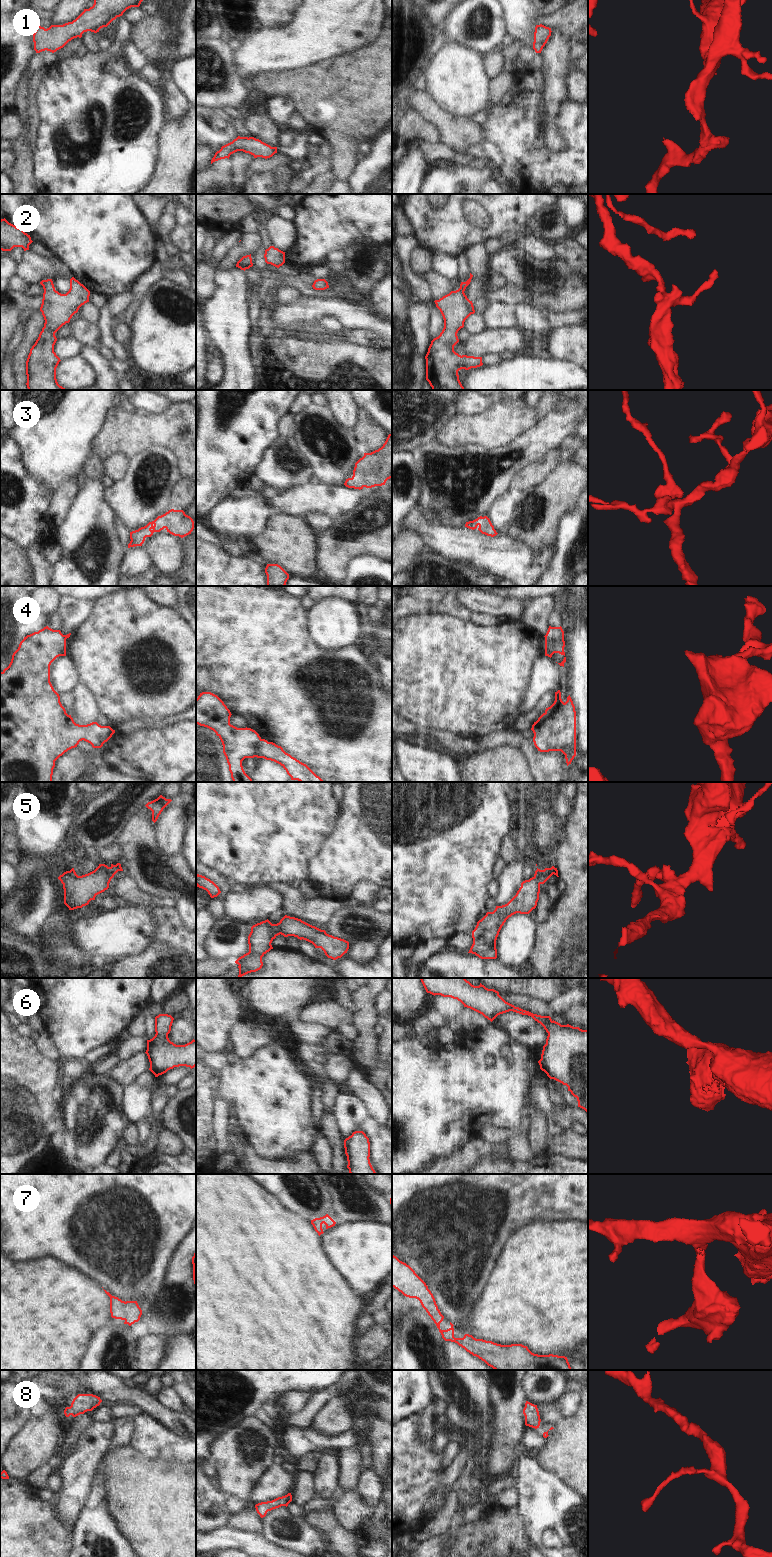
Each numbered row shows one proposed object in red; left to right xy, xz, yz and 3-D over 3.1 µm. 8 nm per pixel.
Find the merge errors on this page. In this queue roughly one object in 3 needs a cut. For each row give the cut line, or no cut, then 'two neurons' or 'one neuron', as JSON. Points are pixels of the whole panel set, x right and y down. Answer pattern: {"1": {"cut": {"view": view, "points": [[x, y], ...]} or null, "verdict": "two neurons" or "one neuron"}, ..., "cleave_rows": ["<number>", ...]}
{"1": {"cut": null, "verdict": "one neuron"}, "2": {"cut": null, "verdict": "one neuron"}, "3": {"cut": null, "verdict": "one neuron"}, "4": {"cut": {"view": "yz", "points": [[545, 638], [555, 647], [563, 650]]}, "verdict": "two neurons"}, "5": {"cut": null, "verdict": "one neuron"}, "6": {"cut": null, "verdict": "one neuron"}, "7": {"cut": null, "verdict": "one neuron"}, "8": {"cut": null, "verdict": "one neuron"}, "cleave_rows": ["4"]}

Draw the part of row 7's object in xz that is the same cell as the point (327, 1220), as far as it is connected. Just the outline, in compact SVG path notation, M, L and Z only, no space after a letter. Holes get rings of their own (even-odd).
M328 1214L323 1217L311 1220L311 1224L319 1236L324 1233L322 1229L323 1223L326 1225L326 1229L331 1228L336 1224L336 1222Z

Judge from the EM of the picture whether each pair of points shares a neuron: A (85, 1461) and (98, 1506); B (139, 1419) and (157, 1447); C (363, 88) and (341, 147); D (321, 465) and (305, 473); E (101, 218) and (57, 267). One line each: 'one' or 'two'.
A: two
B: one
C: one
D: two
E: two

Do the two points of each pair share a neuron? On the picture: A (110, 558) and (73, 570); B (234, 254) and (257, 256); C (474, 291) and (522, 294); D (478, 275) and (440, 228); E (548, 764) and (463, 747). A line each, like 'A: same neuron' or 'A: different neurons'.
A: same neuron
B: different neurons
C: different neurons
D: different neurons
E: same neuron

